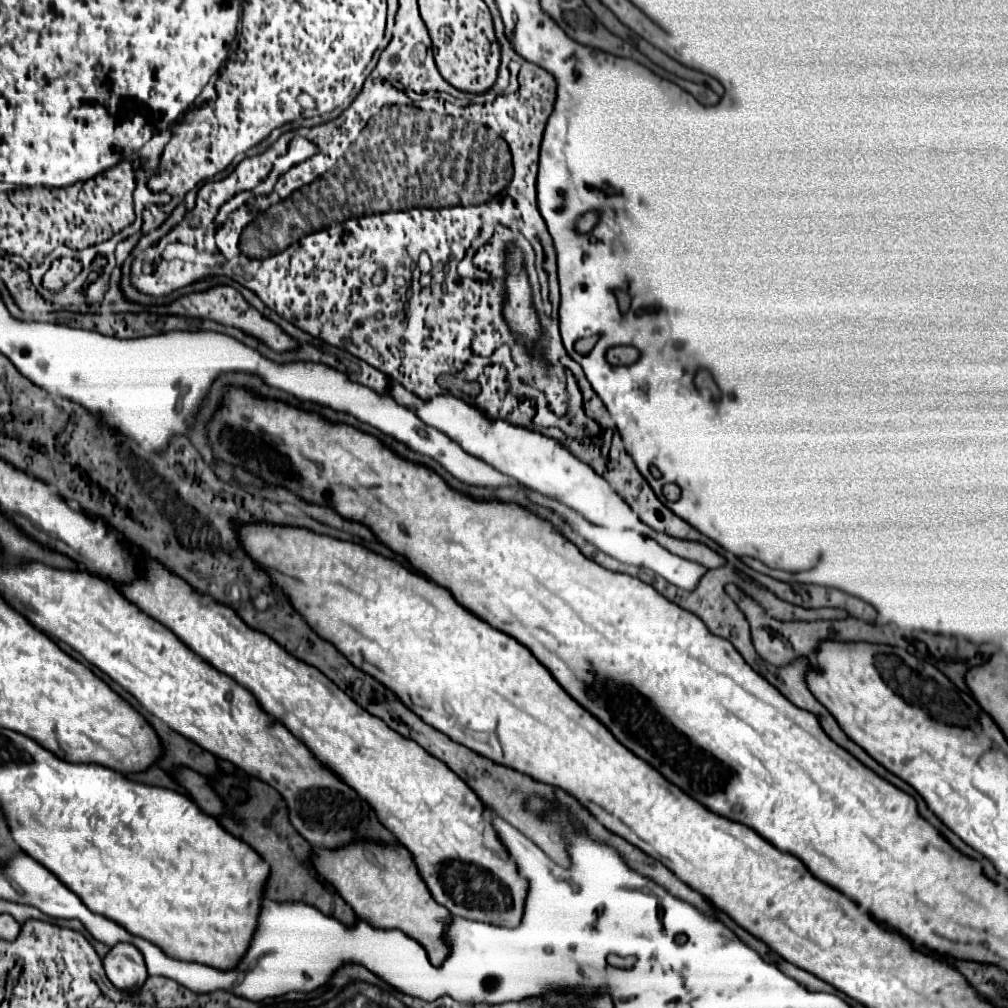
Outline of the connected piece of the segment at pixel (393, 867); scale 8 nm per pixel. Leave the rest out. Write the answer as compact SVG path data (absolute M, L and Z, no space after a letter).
M352 842L350 846L334 850L314 848L312 864L318 874L322 874L352 906L358 918L378 928L402 930L424 946L434 966L444 962L444 958L448 956L448 946L442 940L442 924L450 918L450 912L430 896L410 852L404 846Z

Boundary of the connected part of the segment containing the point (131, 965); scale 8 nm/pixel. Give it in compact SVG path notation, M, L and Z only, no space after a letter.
M114 944L102 960L108 980L120 990L140 988L148 978L144 958L134 944Z

